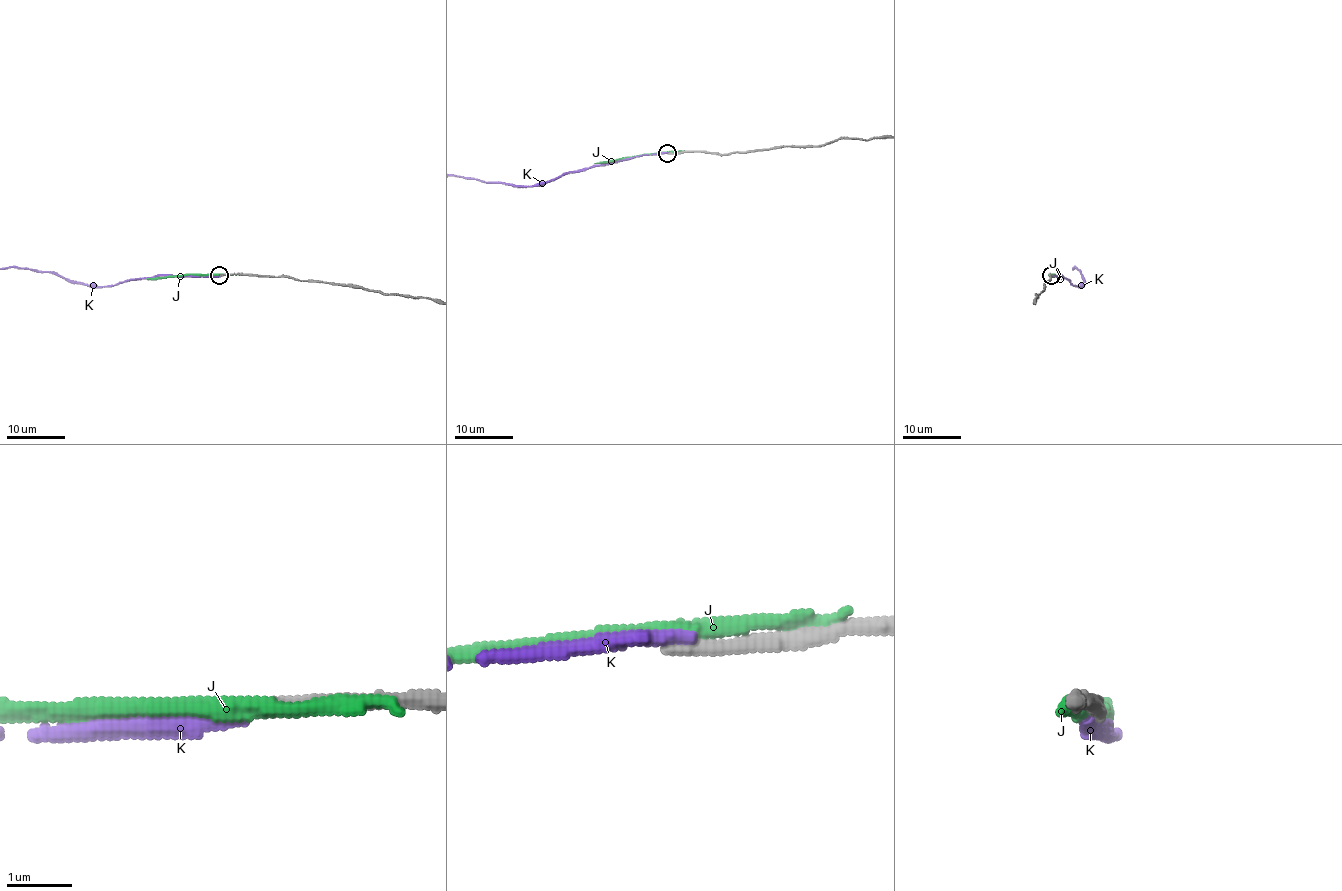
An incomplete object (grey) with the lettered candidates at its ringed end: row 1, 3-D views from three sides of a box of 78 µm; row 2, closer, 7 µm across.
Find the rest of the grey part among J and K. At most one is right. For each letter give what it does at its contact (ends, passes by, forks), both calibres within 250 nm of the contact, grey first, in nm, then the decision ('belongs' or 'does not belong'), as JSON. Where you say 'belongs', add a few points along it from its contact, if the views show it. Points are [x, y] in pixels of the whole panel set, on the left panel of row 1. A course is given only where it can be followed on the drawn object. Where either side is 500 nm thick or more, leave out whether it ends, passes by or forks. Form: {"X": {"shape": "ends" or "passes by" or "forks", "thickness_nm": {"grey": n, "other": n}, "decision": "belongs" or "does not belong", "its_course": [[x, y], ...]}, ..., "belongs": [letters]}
{"J": {"shape": "passes by", "thickness_nm": {"grey": 240, "other": 240}, "decision": "does not belong"}, "K": {"shape": "ends", "thickness_nm": {"grey": 280, "other": 280}, "decision": "does not belong"}, "belongs": []}

